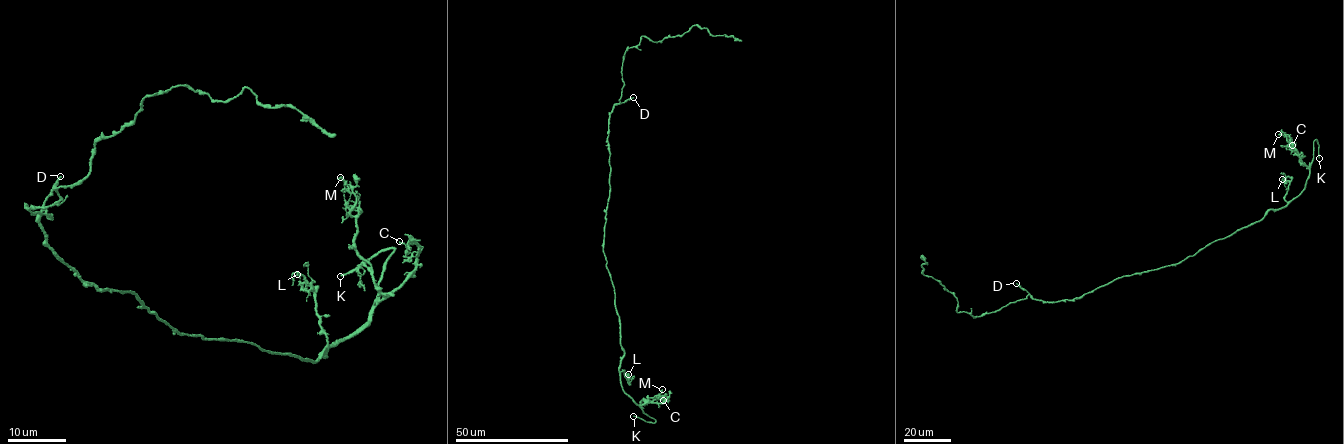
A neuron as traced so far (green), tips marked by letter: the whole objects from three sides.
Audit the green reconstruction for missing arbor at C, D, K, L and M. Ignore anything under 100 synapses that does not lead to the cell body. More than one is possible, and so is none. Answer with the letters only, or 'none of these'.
D, K

